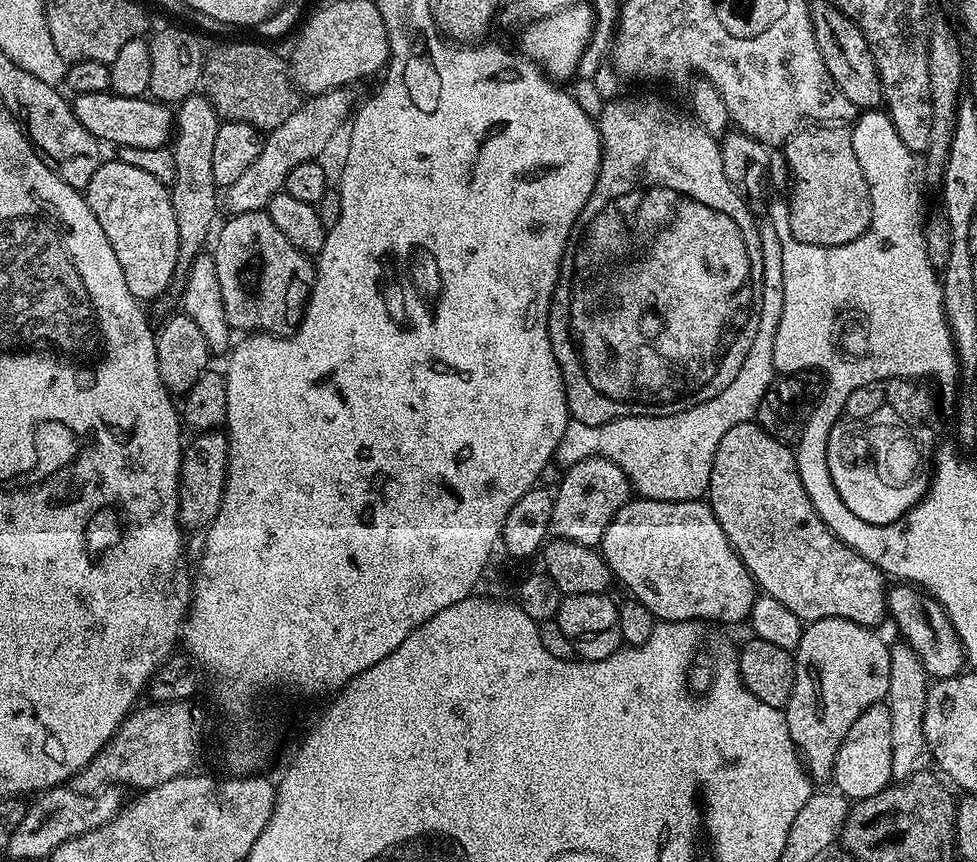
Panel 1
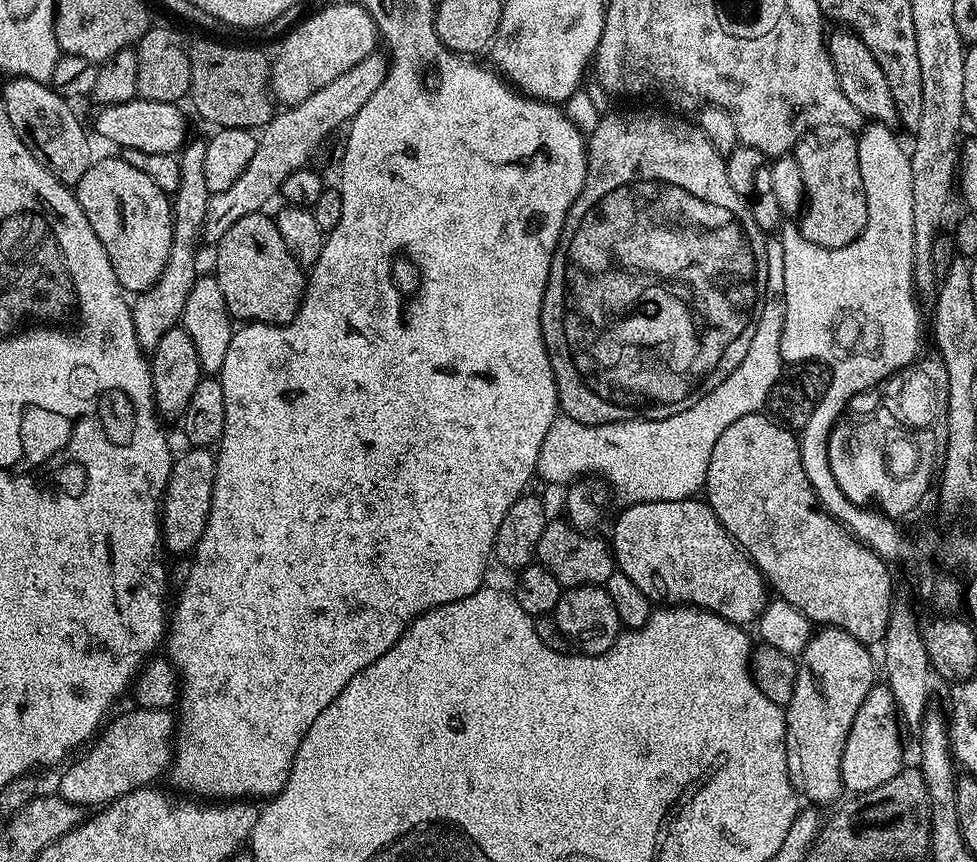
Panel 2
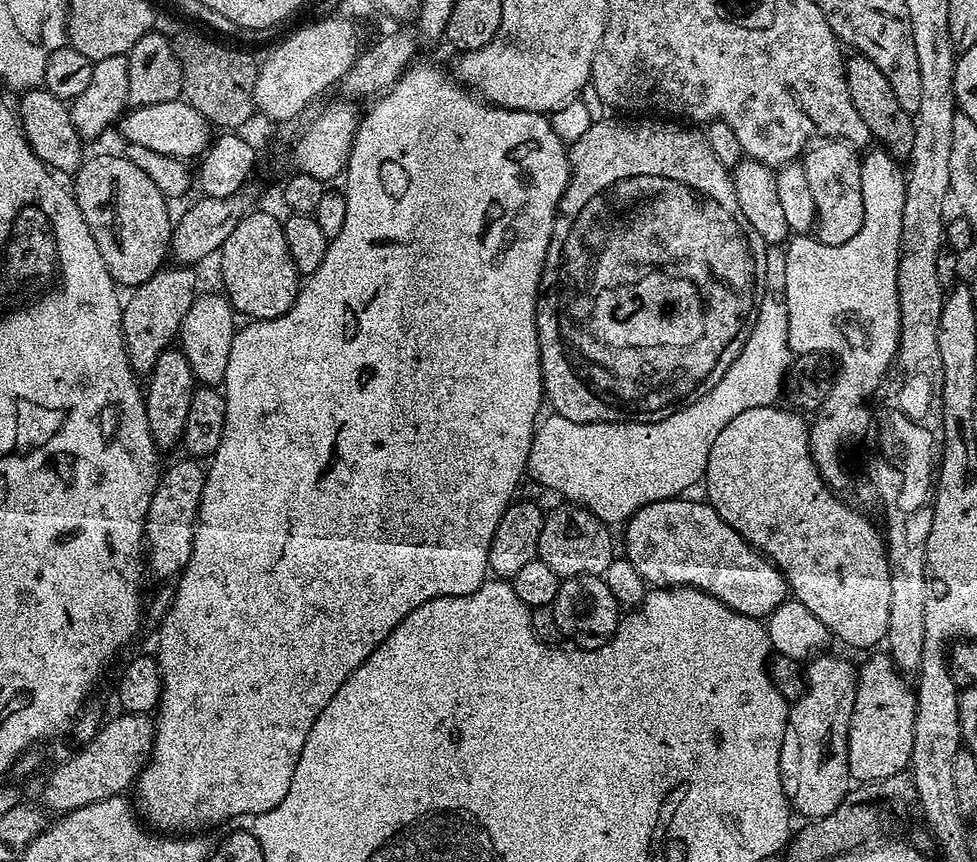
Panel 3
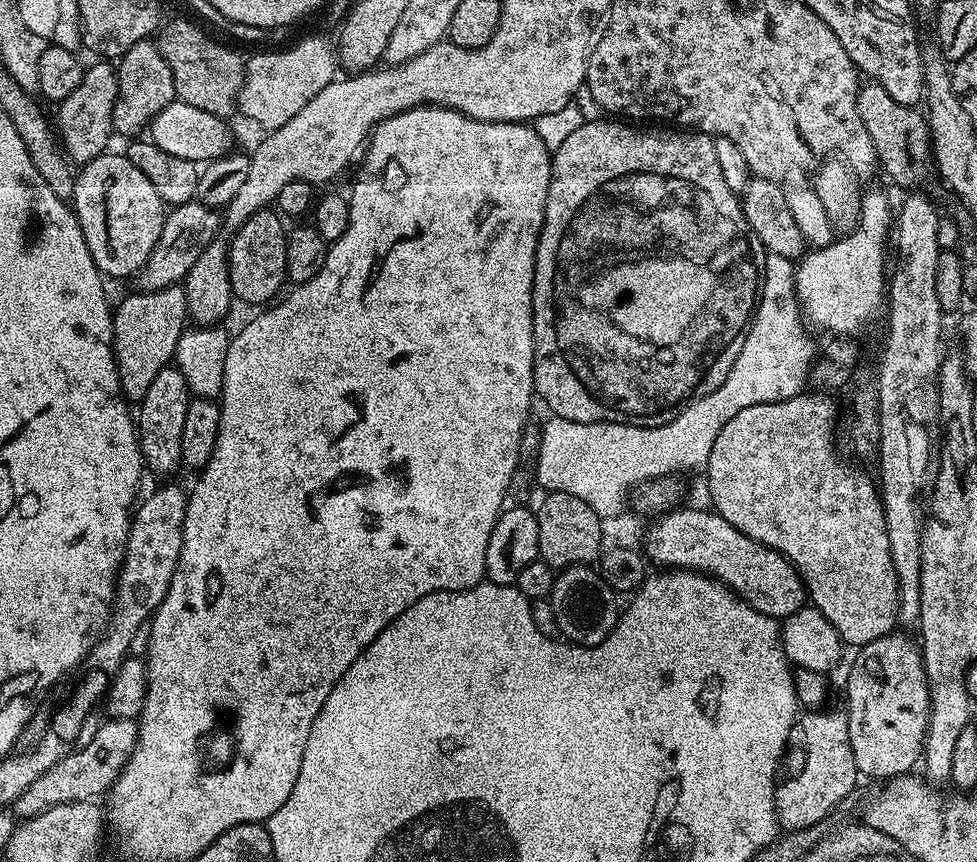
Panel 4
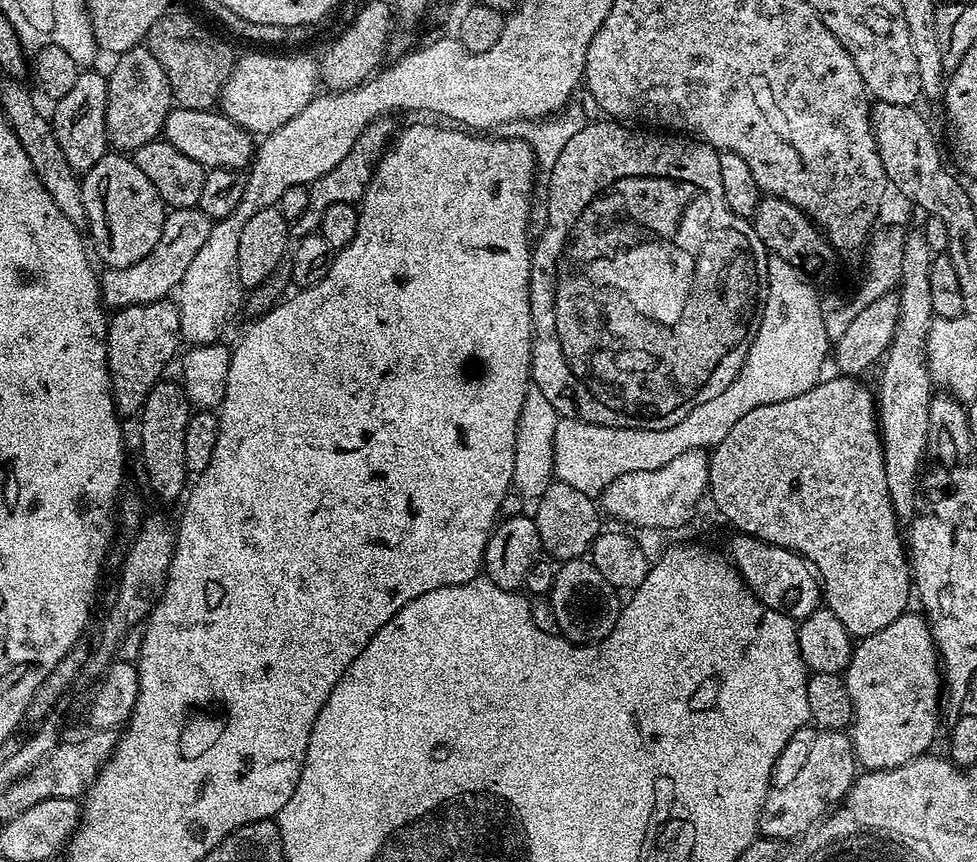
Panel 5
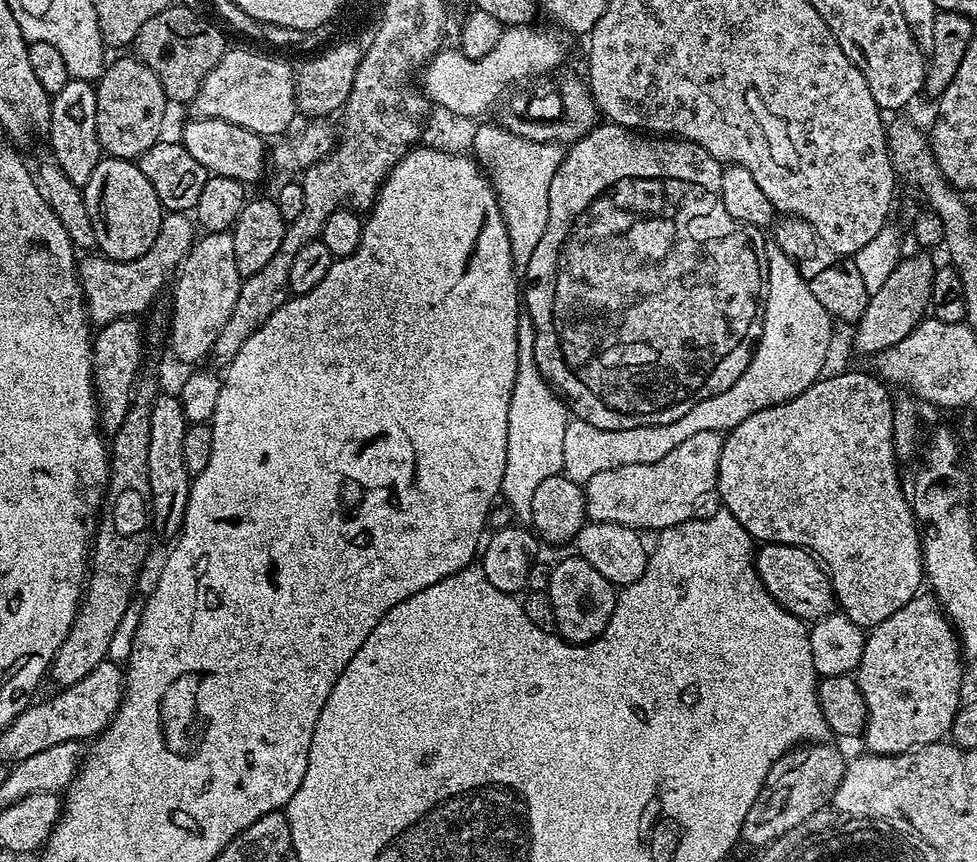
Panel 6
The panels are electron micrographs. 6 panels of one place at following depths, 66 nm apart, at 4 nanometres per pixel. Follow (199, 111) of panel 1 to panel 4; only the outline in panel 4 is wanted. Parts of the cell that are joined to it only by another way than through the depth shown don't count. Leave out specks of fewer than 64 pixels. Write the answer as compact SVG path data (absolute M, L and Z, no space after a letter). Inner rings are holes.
M180 284L153 292L136 290L133 293L120 305L117 303L112 313L112 351L120 367L125 400L139 402L146 398L146 390L150 390L150 382L154 382L158 370L173 363L178 338L186 331L190 317L186 294Z

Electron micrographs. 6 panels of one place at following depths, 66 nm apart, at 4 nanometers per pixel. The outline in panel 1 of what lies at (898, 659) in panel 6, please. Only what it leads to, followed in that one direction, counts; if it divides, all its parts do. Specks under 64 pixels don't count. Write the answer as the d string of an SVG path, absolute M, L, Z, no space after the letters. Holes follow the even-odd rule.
M887 703L871 704L863 714L850 726L842 746L832 763L830 777L835 791L848 797L849 801L865 800L888 787L893 779L890 770L890 710Z

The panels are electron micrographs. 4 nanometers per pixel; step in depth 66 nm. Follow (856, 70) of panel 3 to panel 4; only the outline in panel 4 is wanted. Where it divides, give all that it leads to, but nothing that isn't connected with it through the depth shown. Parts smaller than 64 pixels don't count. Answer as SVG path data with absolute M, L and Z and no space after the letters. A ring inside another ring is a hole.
M864 82L861 83L858 94L858 118L862 118L862 126L866 126L870 142L874 142L876 159L882 172L884 168L885 174L898 187L908 188L904 190L915 189L918 178L924 172L921 160L933 155L932 138L925 113L911 104L894 102L894 98L890 98L890 93L882 85Z

